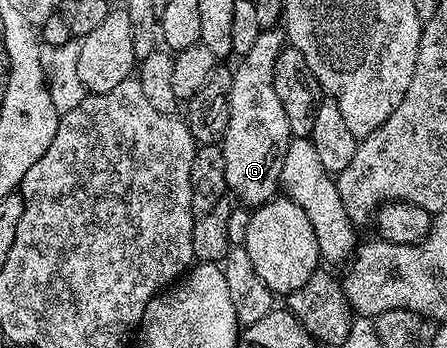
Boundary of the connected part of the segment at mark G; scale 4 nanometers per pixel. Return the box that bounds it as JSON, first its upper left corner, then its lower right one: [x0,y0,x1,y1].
[221,29,293,209]

